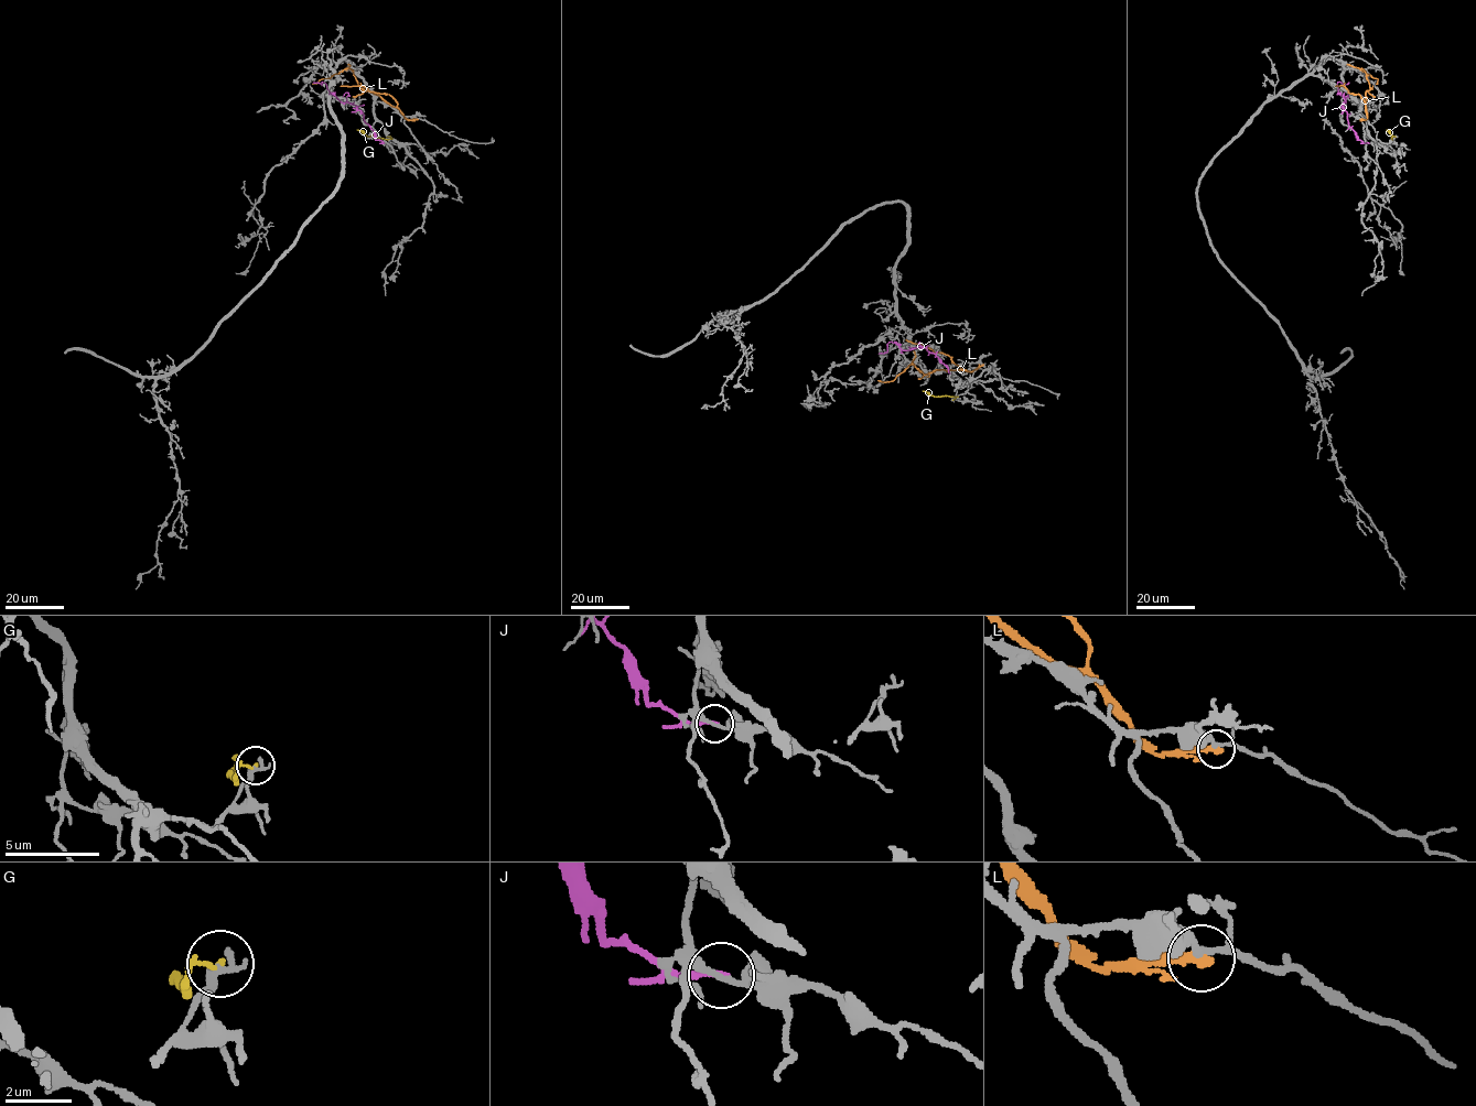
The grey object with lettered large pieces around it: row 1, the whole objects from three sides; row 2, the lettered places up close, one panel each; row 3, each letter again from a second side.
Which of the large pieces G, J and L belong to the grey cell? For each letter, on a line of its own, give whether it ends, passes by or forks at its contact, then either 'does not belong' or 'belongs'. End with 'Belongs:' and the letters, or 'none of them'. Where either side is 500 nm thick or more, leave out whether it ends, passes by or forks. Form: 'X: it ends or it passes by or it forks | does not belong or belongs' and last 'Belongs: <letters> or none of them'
G: it ends | does not belong
J: it ends | does not belong
L: it ends | does not belong
Belongs: none of them

